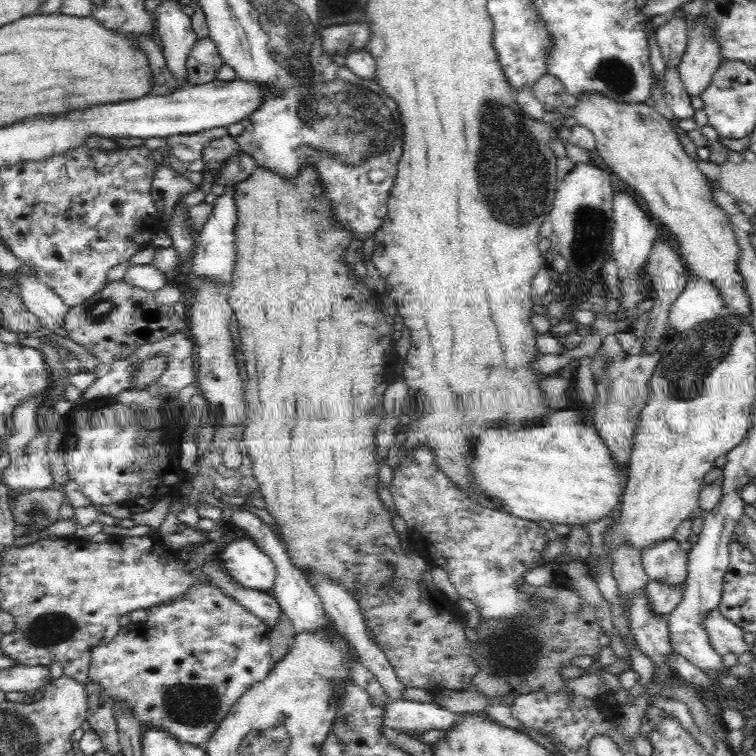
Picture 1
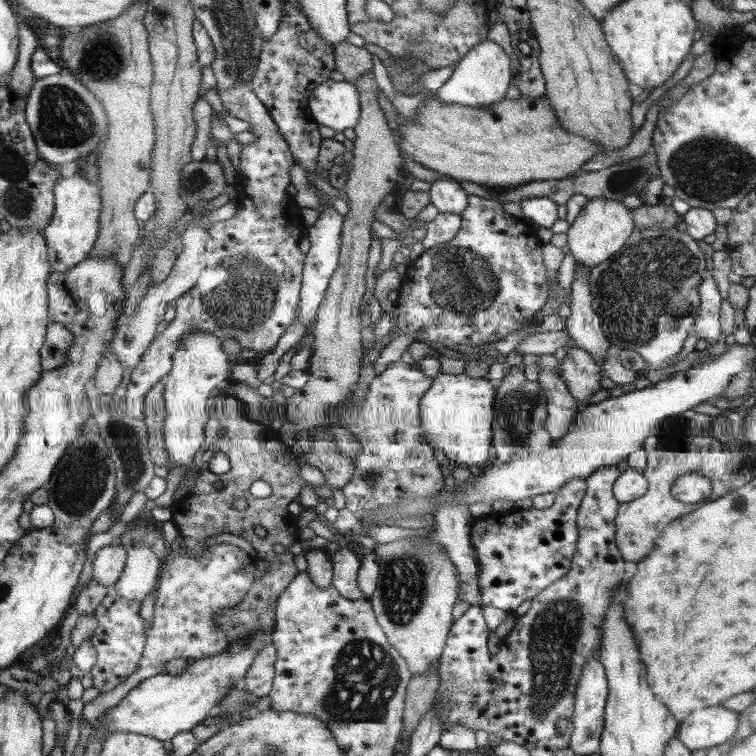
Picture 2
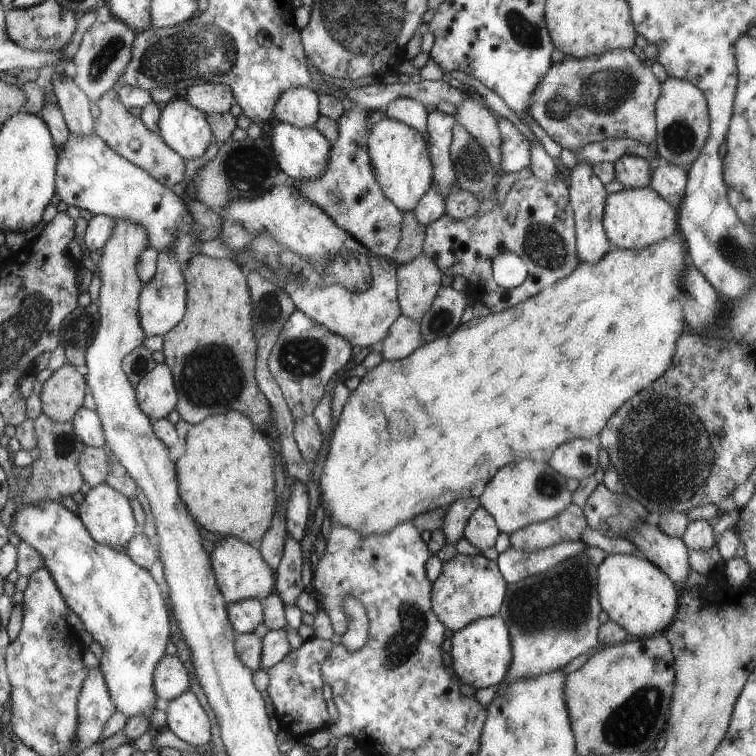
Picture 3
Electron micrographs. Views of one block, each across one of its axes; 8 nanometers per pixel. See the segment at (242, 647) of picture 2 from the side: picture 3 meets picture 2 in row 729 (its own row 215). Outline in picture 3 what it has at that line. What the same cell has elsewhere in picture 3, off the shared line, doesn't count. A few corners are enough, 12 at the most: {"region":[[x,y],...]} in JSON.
{"region":[[72,134],[56,192],[140,224],[188,263],[204,244],[183,197],[98,134]]}

